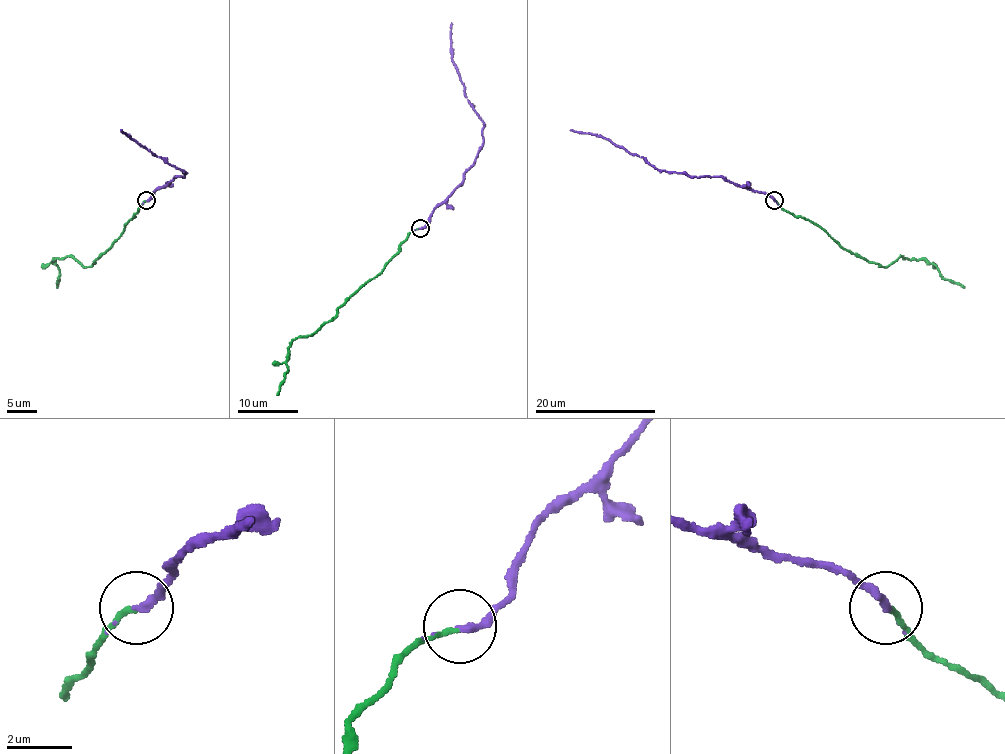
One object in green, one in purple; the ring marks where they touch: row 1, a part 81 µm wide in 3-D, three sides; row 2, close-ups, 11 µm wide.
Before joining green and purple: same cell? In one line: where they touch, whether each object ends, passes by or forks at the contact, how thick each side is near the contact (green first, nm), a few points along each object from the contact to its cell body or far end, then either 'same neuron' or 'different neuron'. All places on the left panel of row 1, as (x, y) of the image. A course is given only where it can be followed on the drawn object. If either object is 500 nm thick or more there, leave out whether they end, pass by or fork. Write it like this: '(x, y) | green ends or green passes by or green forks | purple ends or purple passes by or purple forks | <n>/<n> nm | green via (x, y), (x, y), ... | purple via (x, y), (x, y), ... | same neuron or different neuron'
(146, 200) | green ends | purple ends | 150/240 nm | green via (146, 200), (111, 247), (90, 266), (82, 266), (71, 256), (55, 259), (60, 275), (57, 287) | purple via (146, 200), (153, 191), (186, 173), (152, 153), (121, 129) | same neuron

